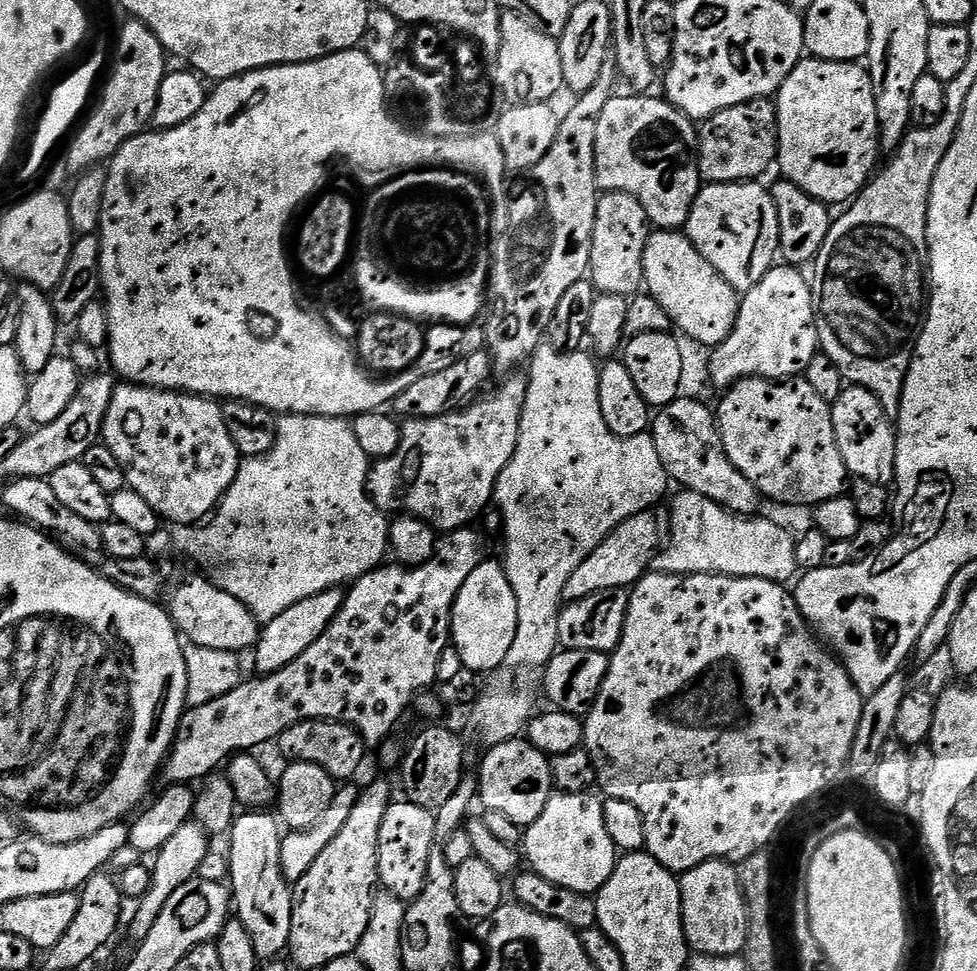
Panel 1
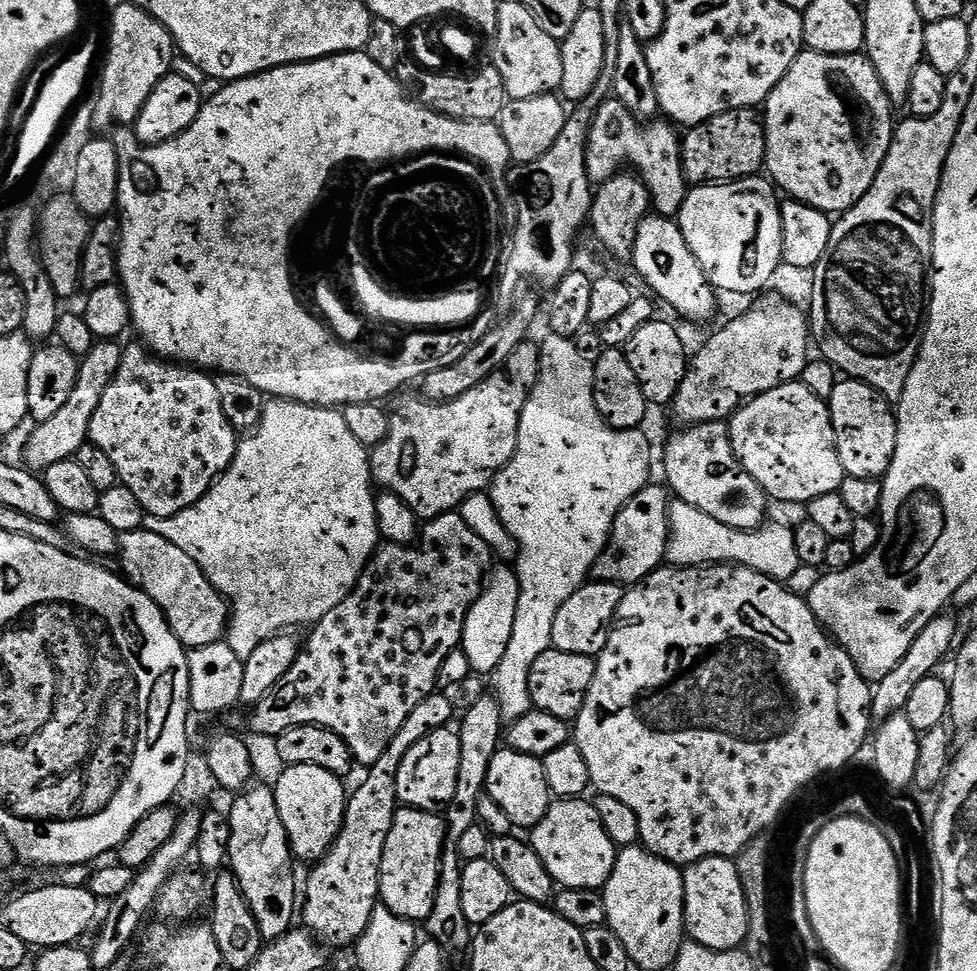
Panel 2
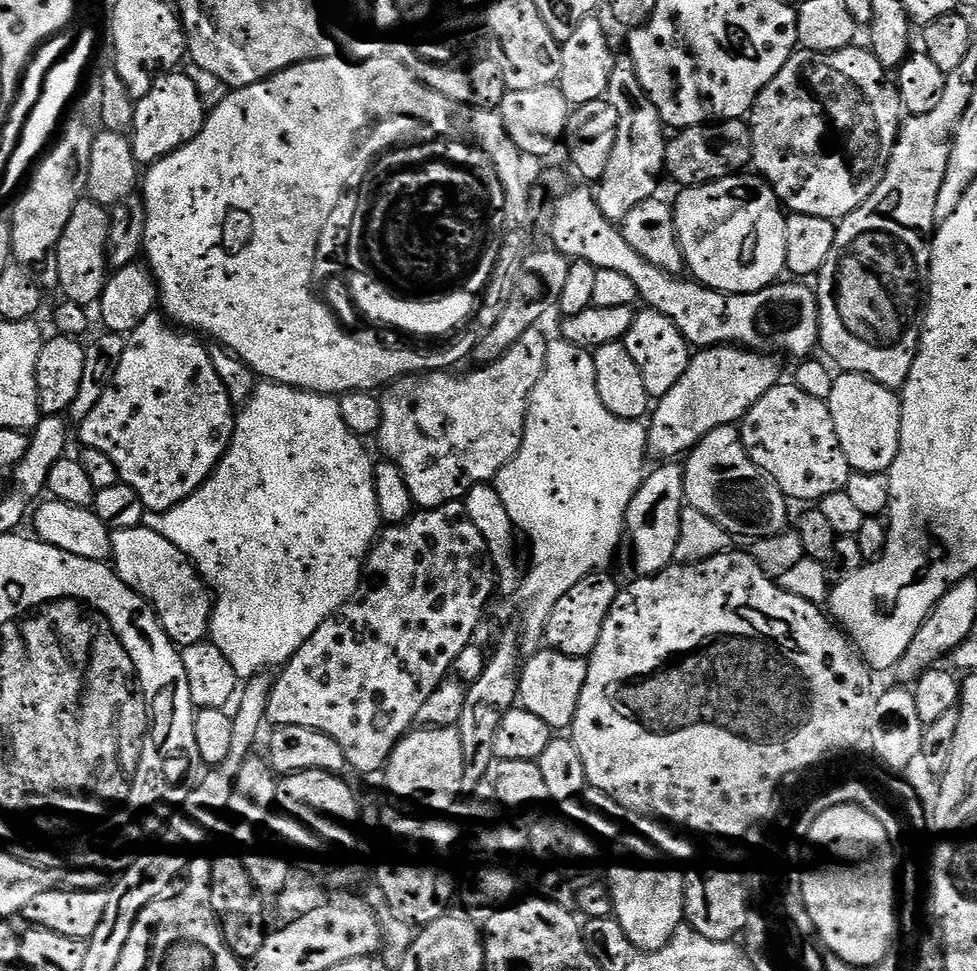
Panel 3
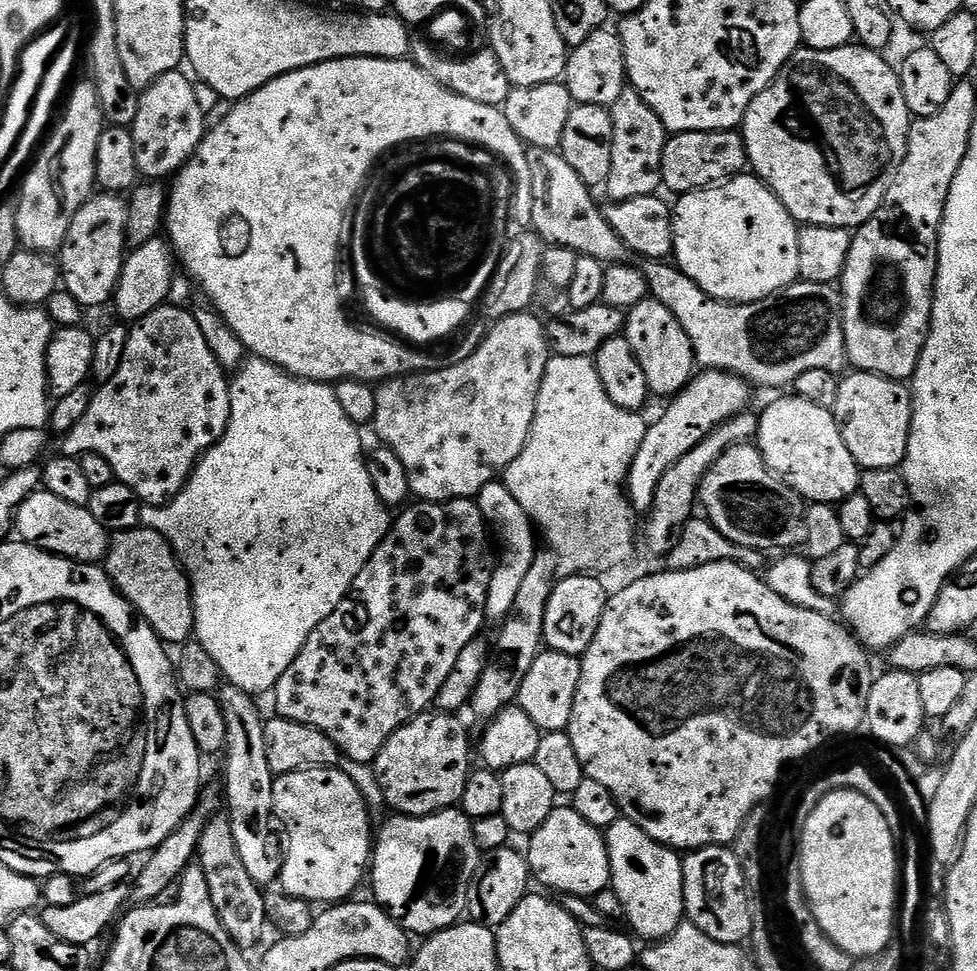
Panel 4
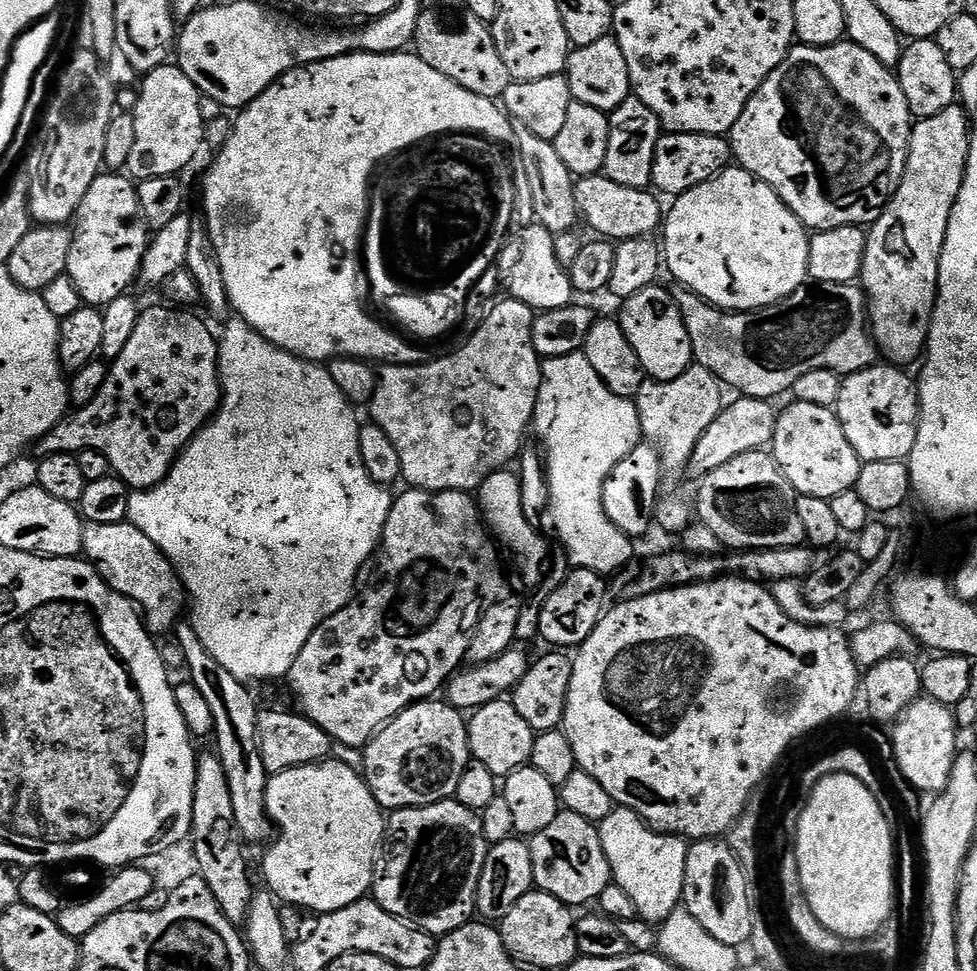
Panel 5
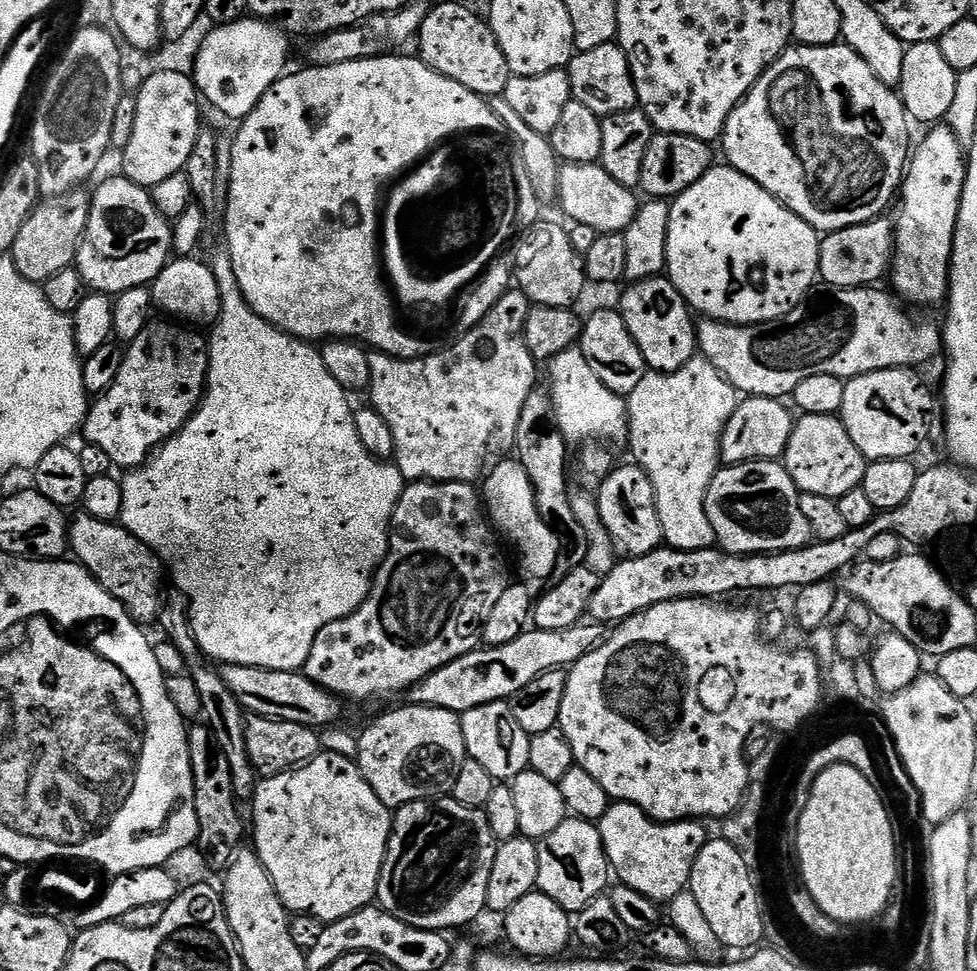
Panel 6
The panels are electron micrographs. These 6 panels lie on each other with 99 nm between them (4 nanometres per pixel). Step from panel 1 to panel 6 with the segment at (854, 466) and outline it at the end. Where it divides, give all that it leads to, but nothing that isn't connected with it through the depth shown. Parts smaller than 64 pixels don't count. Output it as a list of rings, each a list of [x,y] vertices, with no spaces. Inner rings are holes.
[[[891,368],[856,376],[844,385],[846,398],[838,413],[850,434],[850,442],[858,446],[865,460],[889,460],[915,457],[915,452],[928,436],[928,419],[932,416],[932,392],[924,385],[919,371]]]

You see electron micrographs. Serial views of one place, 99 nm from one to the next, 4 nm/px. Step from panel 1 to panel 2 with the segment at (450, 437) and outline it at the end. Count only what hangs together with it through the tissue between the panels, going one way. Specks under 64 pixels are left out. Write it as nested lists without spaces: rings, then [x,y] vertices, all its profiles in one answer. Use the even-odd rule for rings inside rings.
[[[532,343],[520,344],[499,372],[490,374],[490,378],[474,386],[474,390],[466,390],[466,394],[462,394],[462,398],[454,398],[454,402],[435,404],[420,394],[397,395],[394,400],[396,405],[390,408],[390,434],[386,434],[384,441],[370,452],[373,481],[383,491],[398,494],[424,522],[431,522],[447,512],[455,512],[466,498],[475,492],[484,492],[516,453],[522,410],[536,379],[540,377],[540,344]]]

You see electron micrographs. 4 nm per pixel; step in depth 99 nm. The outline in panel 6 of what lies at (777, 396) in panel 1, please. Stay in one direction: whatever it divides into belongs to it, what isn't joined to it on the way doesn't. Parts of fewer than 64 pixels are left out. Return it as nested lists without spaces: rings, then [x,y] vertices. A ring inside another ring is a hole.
[[[822,414],[801,415],[793,423],[790,442],[784,451],[782,463],[801,492],[822,494],[834,501],[863,485],[864,472],[869,465],[858,446],[850,442],[850,434],[846,434],[846,426],[839,415]]]

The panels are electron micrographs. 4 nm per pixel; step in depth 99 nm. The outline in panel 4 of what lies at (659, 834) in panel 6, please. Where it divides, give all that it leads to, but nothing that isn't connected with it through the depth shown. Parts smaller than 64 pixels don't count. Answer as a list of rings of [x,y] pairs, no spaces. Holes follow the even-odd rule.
[[[626,819],[615,820],[606,830],[608,842],[608,857],[612,867],[611,887],[618,894],[624,907],[623,919],[628,920],[627,927],[641,941],[655,942],[665,940],[674,930],[678,930],[680,924],[685,923],[686,913],[684,911],[684,862],[681,853],[674,848],[667,848],[659,844],[654,838],[650,838],[634,822]]]

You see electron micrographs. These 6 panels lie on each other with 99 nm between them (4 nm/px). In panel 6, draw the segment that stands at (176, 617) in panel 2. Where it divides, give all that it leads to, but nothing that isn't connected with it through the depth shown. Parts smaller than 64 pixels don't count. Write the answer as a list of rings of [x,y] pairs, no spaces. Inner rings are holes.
[[[86,511],[72,516],[68,529],[70,552],[84,569],[104,587],[141,626],[155,625],[160,619],[160,572],[162,561],[150,551],[134,534],[130,534],[119,523],[99,520]]]

